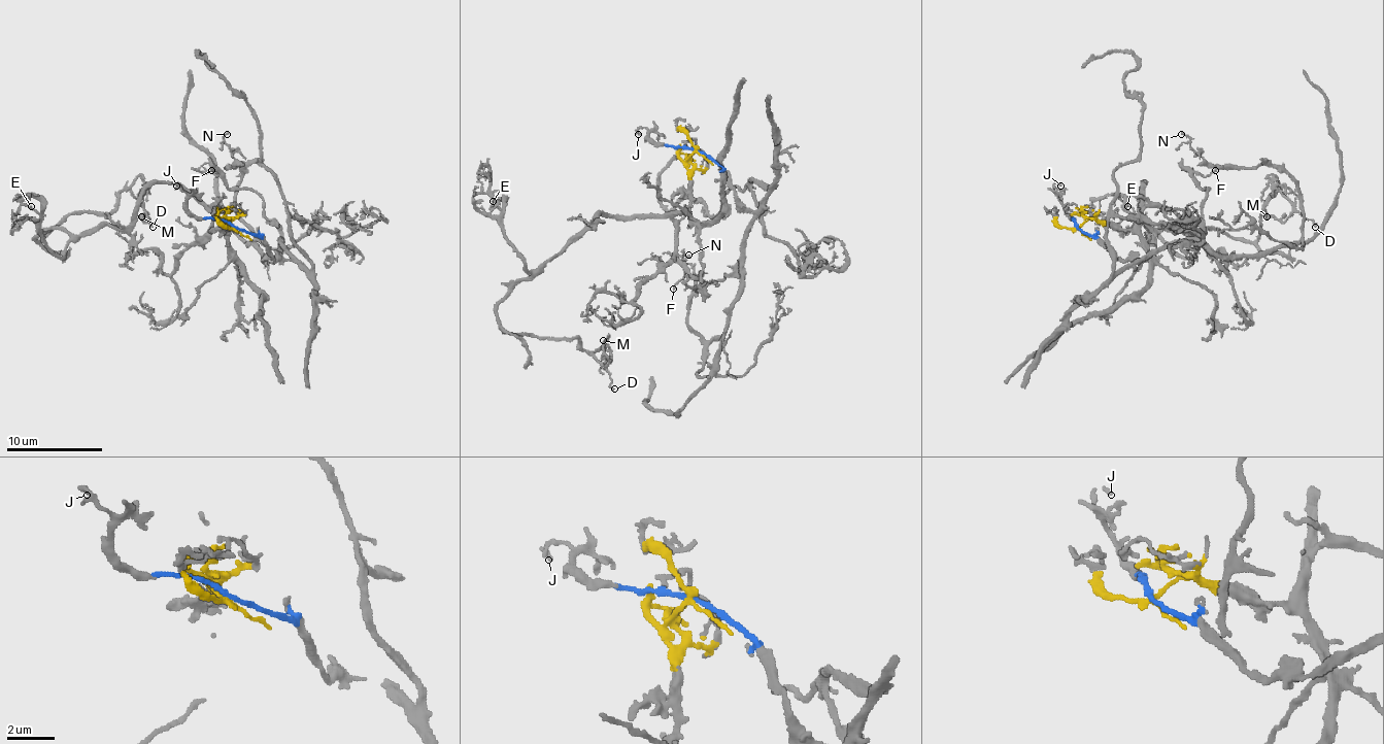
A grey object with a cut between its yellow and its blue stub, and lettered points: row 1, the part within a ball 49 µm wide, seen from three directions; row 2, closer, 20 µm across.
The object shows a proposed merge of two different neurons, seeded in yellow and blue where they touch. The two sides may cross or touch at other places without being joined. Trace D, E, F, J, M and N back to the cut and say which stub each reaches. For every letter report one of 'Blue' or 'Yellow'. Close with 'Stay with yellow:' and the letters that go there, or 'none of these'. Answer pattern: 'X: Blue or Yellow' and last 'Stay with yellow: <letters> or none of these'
D: Yellow
E: Yellow
F: Blue
J: Blue
M: Yellow
N: Blue
Stay with yellow: D, E, M

